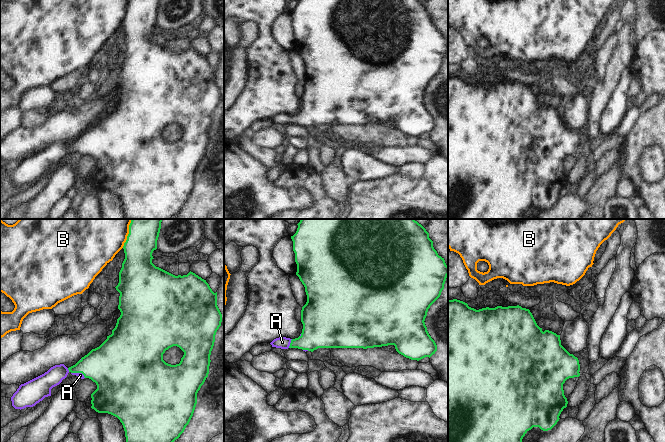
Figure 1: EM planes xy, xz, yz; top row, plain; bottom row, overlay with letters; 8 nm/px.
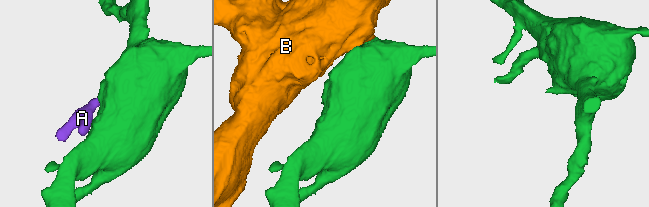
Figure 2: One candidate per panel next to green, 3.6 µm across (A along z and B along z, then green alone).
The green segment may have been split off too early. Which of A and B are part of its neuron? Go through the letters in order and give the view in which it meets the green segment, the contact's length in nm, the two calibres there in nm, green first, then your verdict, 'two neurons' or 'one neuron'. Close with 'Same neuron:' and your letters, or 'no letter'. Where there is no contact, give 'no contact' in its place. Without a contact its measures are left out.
A: xz | 80 nm | 260/100 nm | one neuron
B: xy | 200 nm | 240/340 nm | two neurons
Same neuron: A

